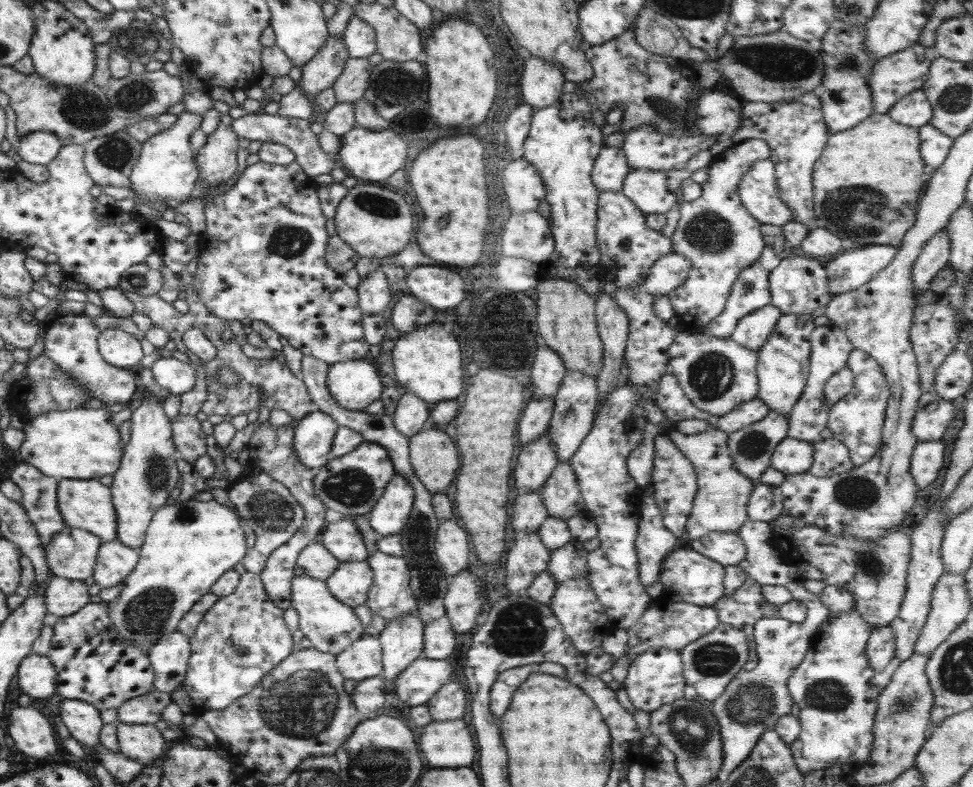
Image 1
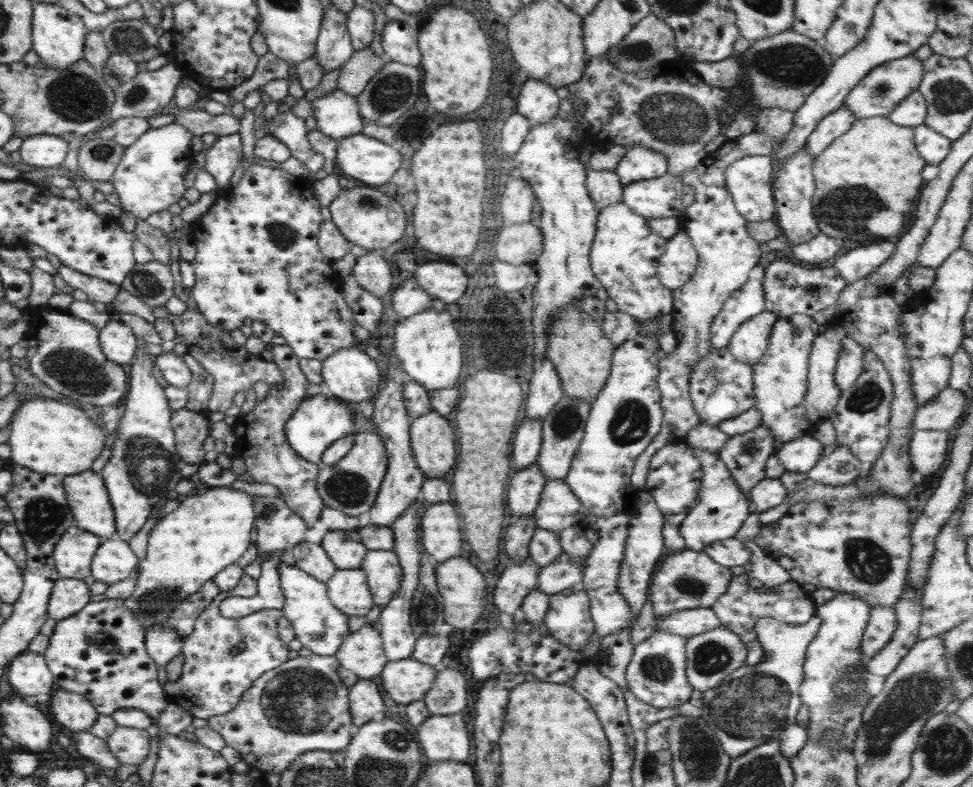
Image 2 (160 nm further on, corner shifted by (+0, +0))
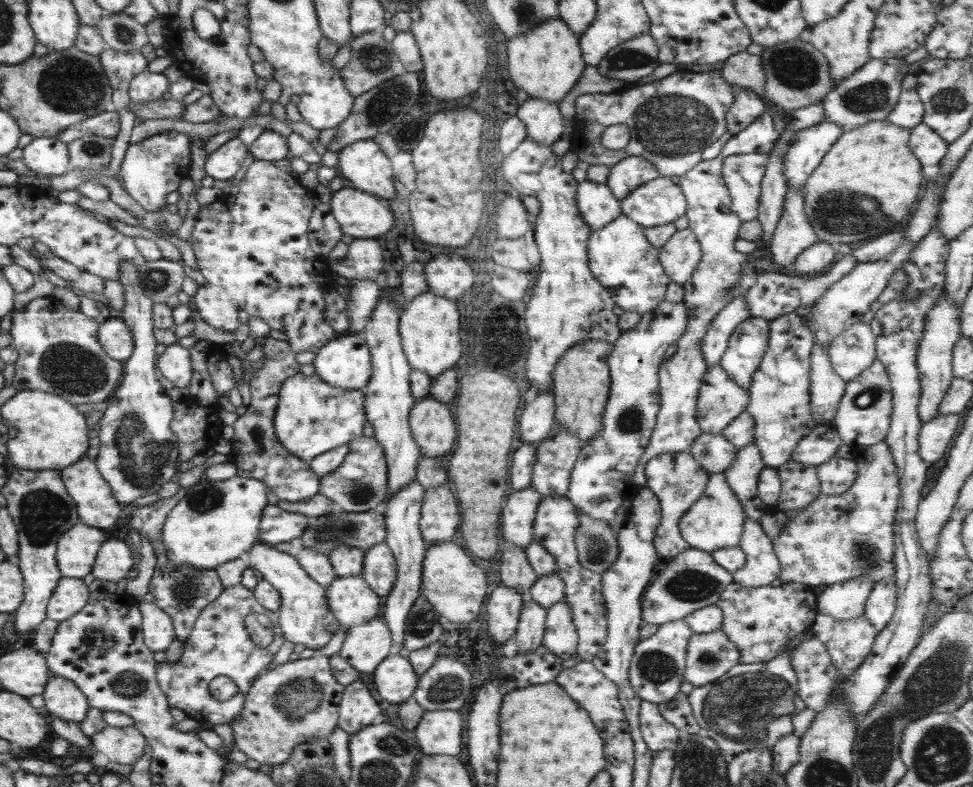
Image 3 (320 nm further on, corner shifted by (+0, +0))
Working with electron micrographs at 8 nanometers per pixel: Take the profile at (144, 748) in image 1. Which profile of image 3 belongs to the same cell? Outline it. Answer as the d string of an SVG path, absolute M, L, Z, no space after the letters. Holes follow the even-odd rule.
M105 725L89 739L93 751L117 764L133 764L142 756L145 746L145 739L132 726L117 728Z

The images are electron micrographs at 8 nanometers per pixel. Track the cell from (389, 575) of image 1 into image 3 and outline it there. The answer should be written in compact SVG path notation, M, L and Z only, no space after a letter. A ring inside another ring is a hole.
M384 543L364 550L359 576L378 597L387 596L396 577L396 564L391 551Z

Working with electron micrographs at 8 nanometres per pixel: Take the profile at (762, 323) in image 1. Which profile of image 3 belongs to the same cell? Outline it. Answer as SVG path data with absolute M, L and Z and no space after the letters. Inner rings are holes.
M758 316L742 320L728 338L719 366L729 380L748 390L752 374L760 366L768 341L768 321Z

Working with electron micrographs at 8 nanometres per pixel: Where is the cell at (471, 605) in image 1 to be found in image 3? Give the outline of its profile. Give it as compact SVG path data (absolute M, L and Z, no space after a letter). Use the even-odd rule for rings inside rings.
M451 542L430 544L425 549L421 567L419 594L433 607L440 619L461 627L471 623L487 598L487 582L481 568L477 567L463 549Z

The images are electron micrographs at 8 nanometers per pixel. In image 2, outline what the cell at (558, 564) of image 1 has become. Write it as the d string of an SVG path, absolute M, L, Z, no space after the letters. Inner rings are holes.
M561 552L560 555L543 567L539 567L536 578L536 589L547 595L578 587L582 579L583 565L571 564L569 557Z

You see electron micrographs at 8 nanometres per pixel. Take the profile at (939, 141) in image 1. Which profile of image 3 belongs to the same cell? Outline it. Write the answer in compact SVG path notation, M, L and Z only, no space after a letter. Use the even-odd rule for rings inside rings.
M917 124L910 130L908 147L911 154L922 164L938 164L946 153L948 143L943 142L925 124Z

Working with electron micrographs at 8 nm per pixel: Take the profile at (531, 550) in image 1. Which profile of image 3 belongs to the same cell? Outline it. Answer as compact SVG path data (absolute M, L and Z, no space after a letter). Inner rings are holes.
M497 585L486 598L486 633L495 645L503 645L516 629L525 597L514 588Z

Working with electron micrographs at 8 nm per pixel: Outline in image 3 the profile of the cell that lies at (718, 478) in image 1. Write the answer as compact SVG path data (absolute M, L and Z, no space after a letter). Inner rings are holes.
M713 473L707 478L701 497L679 517L678 530L681 538L691 548L709 553L718 548L738 546L741 537L741 525L743 525L745 518L743 509L727 486L723 473Z

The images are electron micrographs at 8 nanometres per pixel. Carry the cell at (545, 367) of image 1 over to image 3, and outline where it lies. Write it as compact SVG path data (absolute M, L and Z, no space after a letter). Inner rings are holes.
M551 388L533 392L532 401L525 404L519 414L517 430L521 442L537 445L548 435L554 422L554 400Z

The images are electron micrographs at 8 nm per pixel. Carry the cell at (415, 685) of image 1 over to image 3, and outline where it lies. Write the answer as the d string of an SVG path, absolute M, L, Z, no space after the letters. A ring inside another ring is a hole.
M392 651L373 669L373 686L384 702L399 704L412 696L418 676L404 654Z

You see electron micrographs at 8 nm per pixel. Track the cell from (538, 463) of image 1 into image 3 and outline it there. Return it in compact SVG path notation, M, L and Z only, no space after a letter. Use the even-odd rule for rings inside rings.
M525 487L523 491L510 492L502 506L500 520L500 539L503 544L525 548L533 538L532 526L537 504L541 495Z

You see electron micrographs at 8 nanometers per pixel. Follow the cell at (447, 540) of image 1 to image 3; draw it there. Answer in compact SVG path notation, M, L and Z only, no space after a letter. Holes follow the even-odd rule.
M437 486L424 490L418 528L427 546L439 542L451 542L460 524L460 512L451 496L449 486Z

